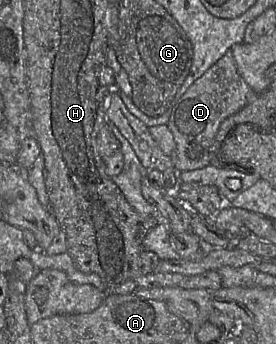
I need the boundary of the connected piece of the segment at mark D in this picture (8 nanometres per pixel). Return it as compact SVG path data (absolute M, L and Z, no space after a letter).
M232 48L229 49L222 58L191 84L179 99L174 99L171 115L167 123L176 144L174 152L170 155L174 168L183 172L200 169L209 165L211 159L211 147L221 123L229 116L245 107L255 95L257 95L257 93L251 89L239 74Z

